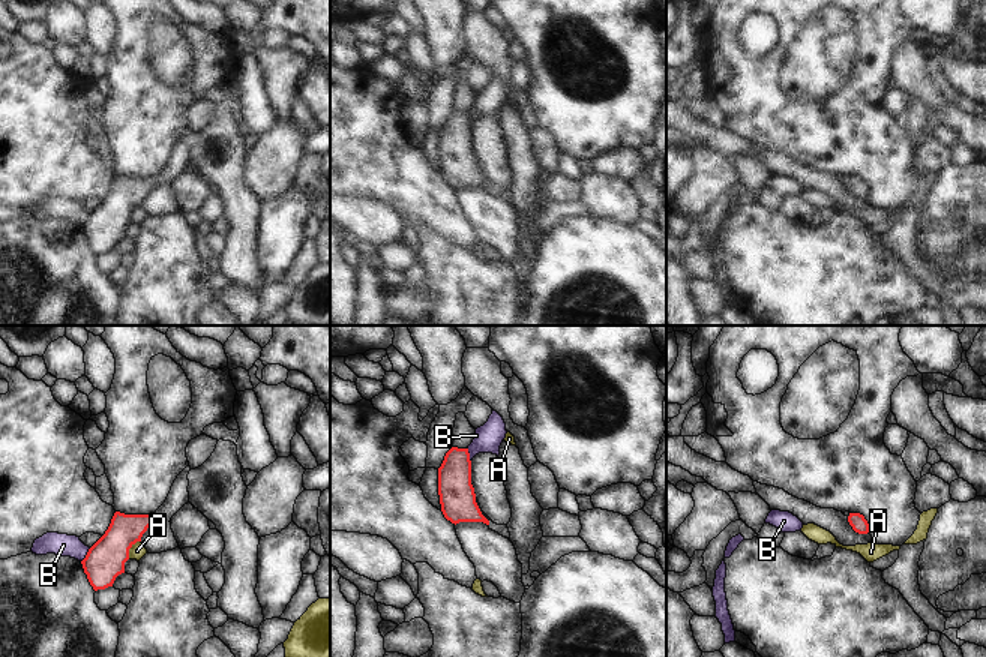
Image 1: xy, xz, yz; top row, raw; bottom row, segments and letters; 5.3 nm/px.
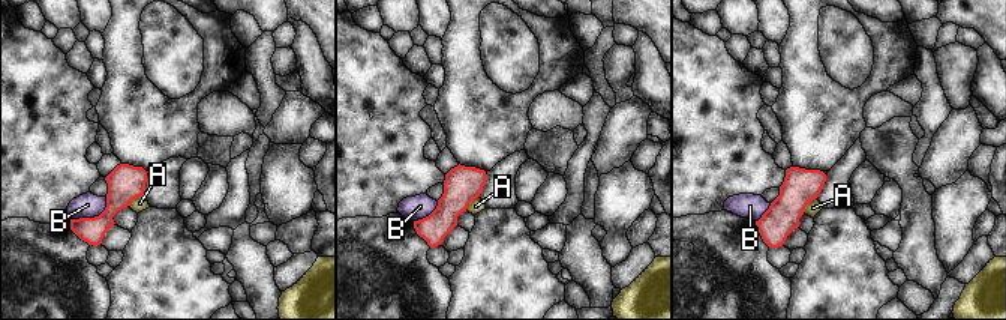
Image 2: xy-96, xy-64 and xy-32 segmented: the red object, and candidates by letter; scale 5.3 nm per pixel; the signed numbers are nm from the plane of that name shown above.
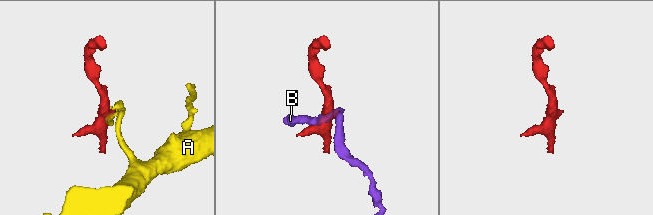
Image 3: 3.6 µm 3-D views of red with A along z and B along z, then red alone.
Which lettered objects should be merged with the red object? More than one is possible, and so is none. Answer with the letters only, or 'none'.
none.

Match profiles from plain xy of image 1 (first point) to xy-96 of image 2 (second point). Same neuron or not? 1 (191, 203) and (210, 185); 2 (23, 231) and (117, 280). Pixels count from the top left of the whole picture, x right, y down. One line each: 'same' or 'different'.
1: different
2: different

